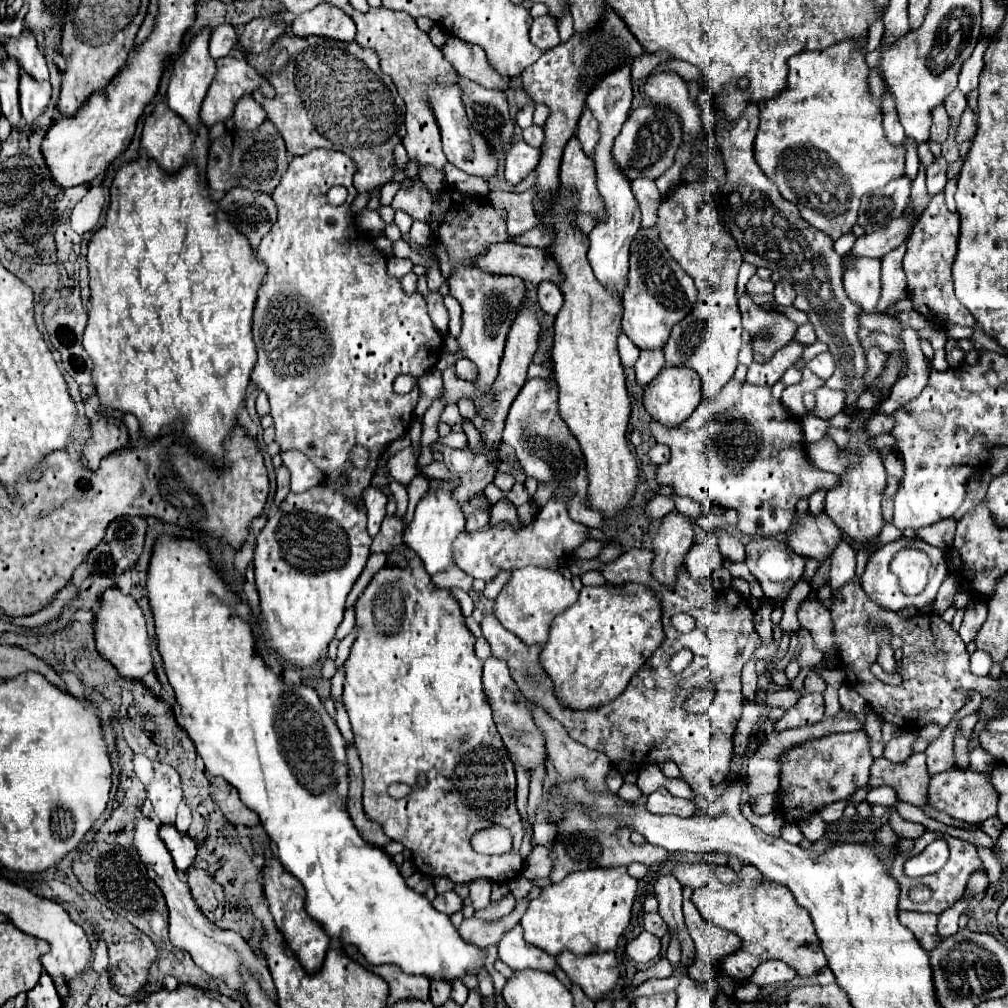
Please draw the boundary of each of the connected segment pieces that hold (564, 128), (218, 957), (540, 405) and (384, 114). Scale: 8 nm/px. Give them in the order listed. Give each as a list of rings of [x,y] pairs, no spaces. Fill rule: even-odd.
[[[606,4],[602,20],[592,30],[588,30],[586,34],[574,32],[574,36],[568,42],[562,42],[562,44],[542,52],[538,62],[526,66],[526,70],[520,74],[524,90],[535,103],[546,104],[550,108],[550,116],[544,124],[544,132],[536,124],[532,124],[530,128],[526,128],[522,132],[526,144],[536,146],[536,148],[542,146],[540,162],[534,170],[536,172],[534,186],[530,190],[526,190],[524,194],[492,192],[488,196],[490,204],[510,210],[510,216],[508,216],[508,236],[510,238],[520,236],[534,226],[540,226],[540,216],[536,210],[536,202],[538,202],[540,194],[548,194],[548,196],[558,194],[558,188],[560,188],[558,170],[560,170],[562,150],[568,144],[568,138],[574,136],[574,132],[576,132],[576,124],[586,106],[588,92],[602,80],[602,76],[610,74],[612,70],[618,70],[622,66],[634,64],[634,60],[640,58],[642,54],[644,54],[644,48],[638,44],[634,34],[628,30],[626,22],[614,12],[614,8],[610,8]],[[542,140],[544,140],[544,144],[542,144]]]
[[[136,808],[136,818],[134,818],[134,848],[140,856],[140,860],[144,862],[148,876],[160,886],[164,898],[166,898],[166,906],[170,912],[170,942],[176,948],[182,948],[186,952],[190,952],[192,960],[208,974],[214,976],[216,980],[224,982],[228,988],[244,992],[244,978],[242,978],[242,968],[246,968],[250,972],[252,978],[258,980],[260,988],[266,992],[268,998],[272,998],[276,1002],[276,988],[272,984],[272,976],[266,964],[262,964],[258,960],[258,956],[254,954],[254,950],[246,944],[246,940],[240,934],[234,934],[230,930],[222,930],[216,924],[212,924],[196,906],[188,884],[180,882],[176,866],[170,858],[170,852],[166,850],[164,842],[158,836],[160,826],[150,820],[148,816],[142,814],[142,808]]]
[[[540,378],[528,380],[510,406],[510,412],[506,416],[506,426],[502,432],[502,442],[514,448],[526,476],[534,478],[538,484],[554,482],[552,496],[568,500],[568,514],[574,522],[580,522],[588,528],[600,528],[602,514],[600,512],[596,514],[586,506],[588,474],[584,466],[584,456],[580,452],[576,438],[570,434],[568,426],[562,422],[558,414],[556,394],[558,394],[558,388],[554,380],[550,384]]]
[[[282,34],[274,42],[274,48],[286,48],[292,56],[290,66],[286,66],[280,74],[268,72],[268,52],[258,56],[246,56],[246,62],[258,70],[266,70],[266,78],[274,88],[274,98],[266,100],[258,90],[252,98],[264,108],[266,120],[270,120],[278,132],[282,134],[286,148],[290,154],[306,154],[312,148],[330,148],[340,150],[356,162],[354,186],[358,192],[368,192],[376,186],[382,186],[392,180],[392,150],[402,140],[402,116],[404,116],[404,100],[398,96],[394,82],[386,76],[378,66],[378,56],[374,50],[364,50],[356,42],[336,42],[328,38],[298,38],[290,34]]]

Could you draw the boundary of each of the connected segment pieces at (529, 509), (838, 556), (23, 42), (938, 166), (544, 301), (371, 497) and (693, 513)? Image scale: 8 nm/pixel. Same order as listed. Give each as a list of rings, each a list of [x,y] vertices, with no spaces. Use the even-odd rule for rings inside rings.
[[[531,503],[517,507],[517,516],[521,525],[530,524],[530,520],[534,520],[535,514],[536,508]]]
[[[844,542],[838,544],[838,548],[834,550],[834,556],[830,558],[830,588],[832,588],[832,596],[838,596],[840,588],[854,578],[854,570],[856,570],[856,552],[854,546]]]
[[[24,30],[20,38],[10,38],[4,42],[6,54],[18,62],[18,66],[30,74],[36,82],[48,82],[48,66],[44,56],[38,52],[36,38]]]
[[[940,156],[934,160],[934,164],[926,170],[926,184],[928,194],[938,194],[944,190],[946,184],[946,160]]]
[[[540,282],[538,284],[538,304],[546,314],[558,314],[564,306],[564,296],[560,288],[552,282]]]
[[[366,488],[364,490],[364,506],[366,506],[366,514],[368,514],[368,534],[376,536],[380,530],[380,524],[386,516],[386,494],[382,490],[376,488]]]
[[[674,494],[674,502],[676,502],[676,510],[678,510],[680,514],[690,516],[692,520],[698,520],[698,518],[704,514],[700,502],[696,502],[696,500],[692,500],[692,498],[682,498],[682,496],[676,496],[676,494]]]

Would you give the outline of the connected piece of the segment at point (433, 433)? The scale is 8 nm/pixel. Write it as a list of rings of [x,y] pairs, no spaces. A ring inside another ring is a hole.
[[[434,400],[432,406],[426,410],[422,418],[422,438],[420,438],[420,447],[430,446],[432,442],[438,440],[438,418],[440,412],[444,410],[444,404],[440,400]]]

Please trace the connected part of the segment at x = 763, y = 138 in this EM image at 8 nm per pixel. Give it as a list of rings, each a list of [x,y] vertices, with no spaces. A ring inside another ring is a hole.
[[[840,42],[824,52],[796,54],[788,60],[788,70],[788,88],[760,104],[760,128],[754,140],[754,154],[762,172],[778,186],[780,194],[798,206],[800,216],[832,240],[838,240],[856,224],[860,198],[904,174],[906,144],[894,146],[888,142],[882,128],[880,102],[874,100],[868,86],[870,70],[864,56],[854,52],[852,42]]]

